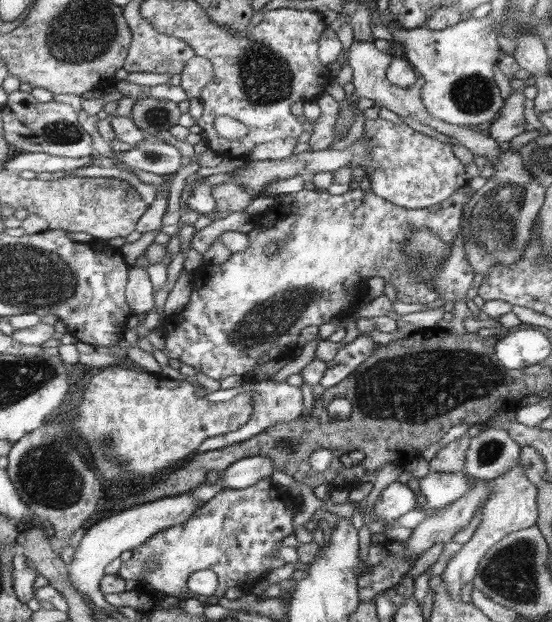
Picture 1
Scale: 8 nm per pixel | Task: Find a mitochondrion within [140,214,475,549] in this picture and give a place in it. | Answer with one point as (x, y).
(269, 320)

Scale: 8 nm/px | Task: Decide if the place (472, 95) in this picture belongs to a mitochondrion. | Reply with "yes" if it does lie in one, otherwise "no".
yes

